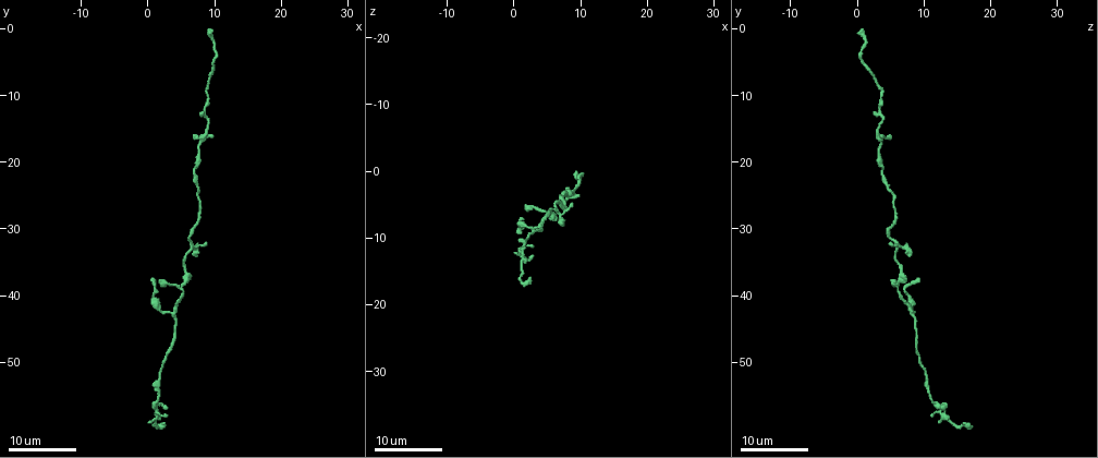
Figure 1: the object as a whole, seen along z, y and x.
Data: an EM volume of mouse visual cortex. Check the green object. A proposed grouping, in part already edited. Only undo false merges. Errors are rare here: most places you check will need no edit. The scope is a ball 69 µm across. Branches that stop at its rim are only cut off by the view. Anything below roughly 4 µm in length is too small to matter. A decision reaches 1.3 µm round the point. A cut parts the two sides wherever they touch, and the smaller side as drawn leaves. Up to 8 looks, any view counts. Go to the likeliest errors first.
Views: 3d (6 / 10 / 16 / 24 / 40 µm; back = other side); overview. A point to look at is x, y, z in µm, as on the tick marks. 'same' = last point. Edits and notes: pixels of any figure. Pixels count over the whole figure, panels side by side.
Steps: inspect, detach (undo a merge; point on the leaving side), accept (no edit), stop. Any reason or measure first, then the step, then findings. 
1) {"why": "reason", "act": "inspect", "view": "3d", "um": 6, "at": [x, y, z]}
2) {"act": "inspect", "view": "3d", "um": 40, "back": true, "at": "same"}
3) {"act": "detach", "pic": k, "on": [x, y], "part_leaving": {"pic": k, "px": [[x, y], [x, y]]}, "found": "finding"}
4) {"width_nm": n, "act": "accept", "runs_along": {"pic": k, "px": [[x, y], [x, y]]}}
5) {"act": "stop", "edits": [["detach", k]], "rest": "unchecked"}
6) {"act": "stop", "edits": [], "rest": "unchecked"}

{"why": "small branch off a trunk", "act": "inspect", "view": "3d", "um": 16, "at": [4.0, 42.5, 8.5]}

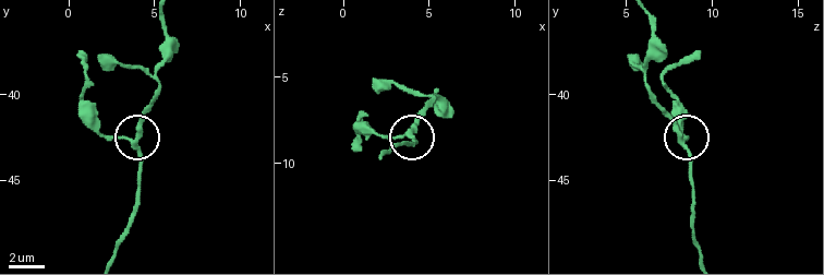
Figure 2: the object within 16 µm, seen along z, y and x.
{"act": "inspect", "view": "3d", "um": 10, "at": [3.6, 42.7, 8.2]}

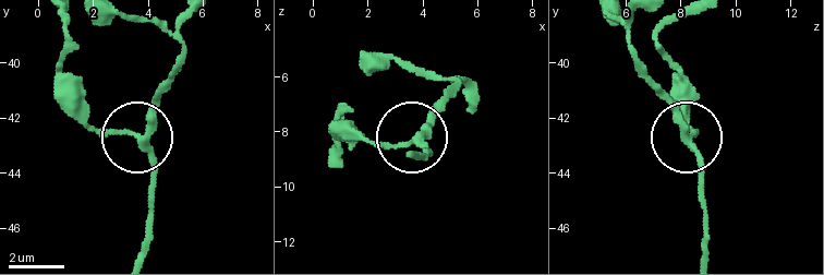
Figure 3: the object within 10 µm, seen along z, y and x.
{"act": "accept", "runs_along": {"pic": 3, "px": [[186, 19], [170, 82], [147, 131], [98, 131], [65, 110]]}, "found": "continuous, no second neuron"}

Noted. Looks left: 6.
{"why": "four or more arms meet", "act": "inspect", "view": "3d", "um": 16, "at": [7.0, 32.5, 6.5]}

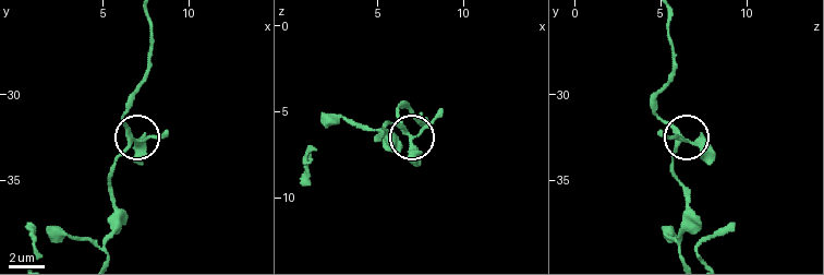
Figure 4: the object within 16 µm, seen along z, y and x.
{"act": "inspect", "view": "3d", "um": 6, "at": [6.7, 32.7, 6.2]}

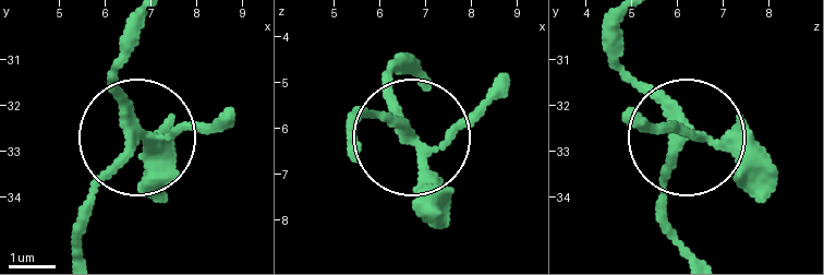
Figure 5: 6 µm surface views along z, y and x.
{"arms": 4, "act": "accept", "runs_along": {"pic": 5, "px": [[392, 103], [415, 134], [439, 142], [505, 92]]}, "found": "all the same neuron"}

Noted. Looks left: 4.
{"why": "three arms meet", "act": "inspect", "view": "3d", "um": 16, "at": [9.0, 12.0, 3.5]}

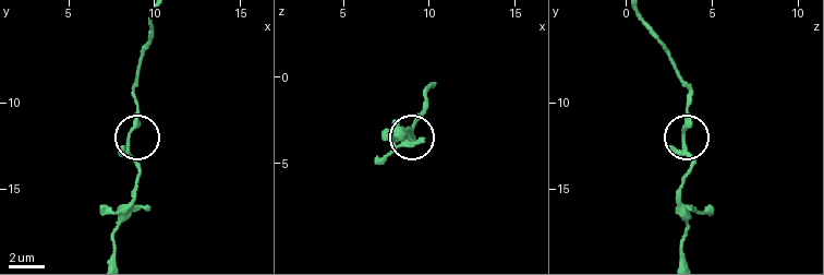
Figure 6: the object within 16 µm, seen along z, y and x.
{"act": "inspect", "view": "3d", "um": 6, "at": [8.4, 12.1, 3.2]}

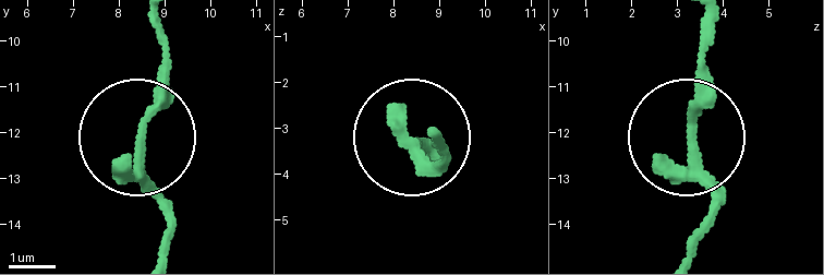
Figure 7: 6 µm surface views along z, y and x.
{"arms": 3, "act": "accept", "found": "one neuron here"}

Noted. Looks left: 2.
{"why": "thick turns thin", "act": "inspect", "view": "3d", "um": 16, "at": [8.0, 16.5, 3.5]}

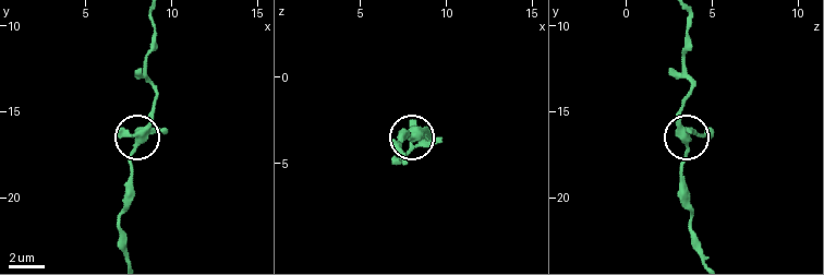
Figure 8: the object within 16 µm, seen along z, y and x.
{"why": "zoom in", "act": "inspect", "view": "3d", "um": 6, "at": [8.1, 16.7, 3.5]}

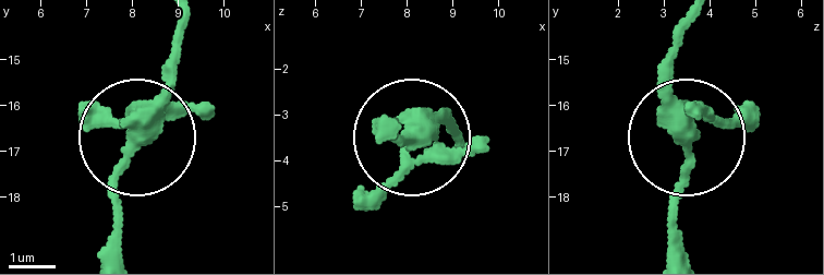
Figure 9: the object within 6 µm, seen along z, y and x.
{"arms": 3, "act": "accept", "found": "continuous, no second neuron"}

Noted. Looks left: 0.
{"act": "stop", "edits": [], "rest": "unchecked"}

